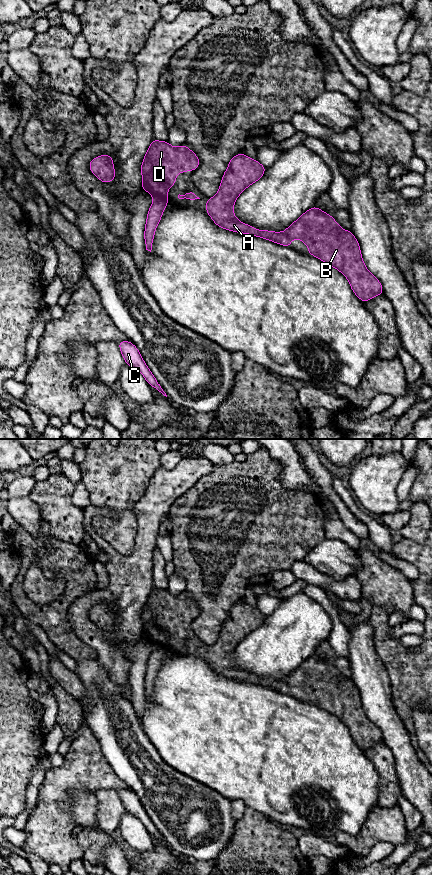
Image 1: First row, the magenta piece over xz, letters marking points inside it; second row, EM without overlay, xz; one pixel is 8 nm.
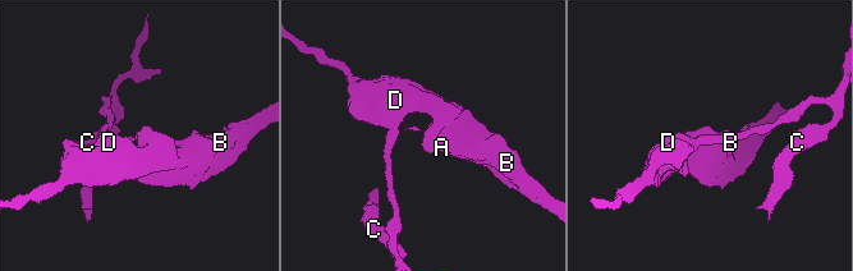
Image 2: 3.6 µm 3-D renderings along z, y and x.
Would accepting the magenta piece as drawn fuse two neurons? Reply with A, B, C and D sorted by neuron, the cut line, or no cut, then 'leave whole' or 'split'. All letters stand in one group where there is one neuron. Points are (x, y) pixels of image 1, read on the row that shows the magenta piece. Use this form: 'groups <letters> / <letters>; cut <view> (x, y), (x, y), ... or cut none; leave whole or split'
groups A B D / C; cut xz (154, 196), (167, 200); split

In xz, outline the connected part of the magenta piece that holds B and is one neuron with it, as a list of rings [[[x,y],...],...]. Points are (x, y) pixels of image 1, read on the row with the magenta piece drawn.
[[[244,153],[234,155],[222,176],[218,192],[214,197],[206,200],[206,212],[213,222],[220,228],[270,240],[288,248],[291,248],[292,239],[299,239],[307,245],[308,254],[339,270],[348,279],[352,291],[362,302],[370,301],[375,296],[384,295],[381,282],[367,270],[362,259],[359,242],[351,230],[343,230],[330,214],[323,212],[318,207],[313,206],[307,210],[283,232],[258,230],[235,217],[234,203],[236,199],[247,187],[260,180],[265,171],[266,167]]]

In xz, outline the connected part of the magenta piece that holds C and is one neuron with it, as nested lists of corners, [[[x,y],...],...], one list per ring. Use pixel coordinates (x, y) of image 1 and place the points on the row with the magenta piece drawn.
[[[129,340],[118,341],[118,346],[120,348],[121,354],[124,358],[126,365],[129,365],[137,370],[143,375],[147,383],[152,387],[161,392],[167,397],[166,393],[161,388],[160,384],[154,377],[153,373],[150,371],[149,367],[143,360],[138,348],[132,344]]]

